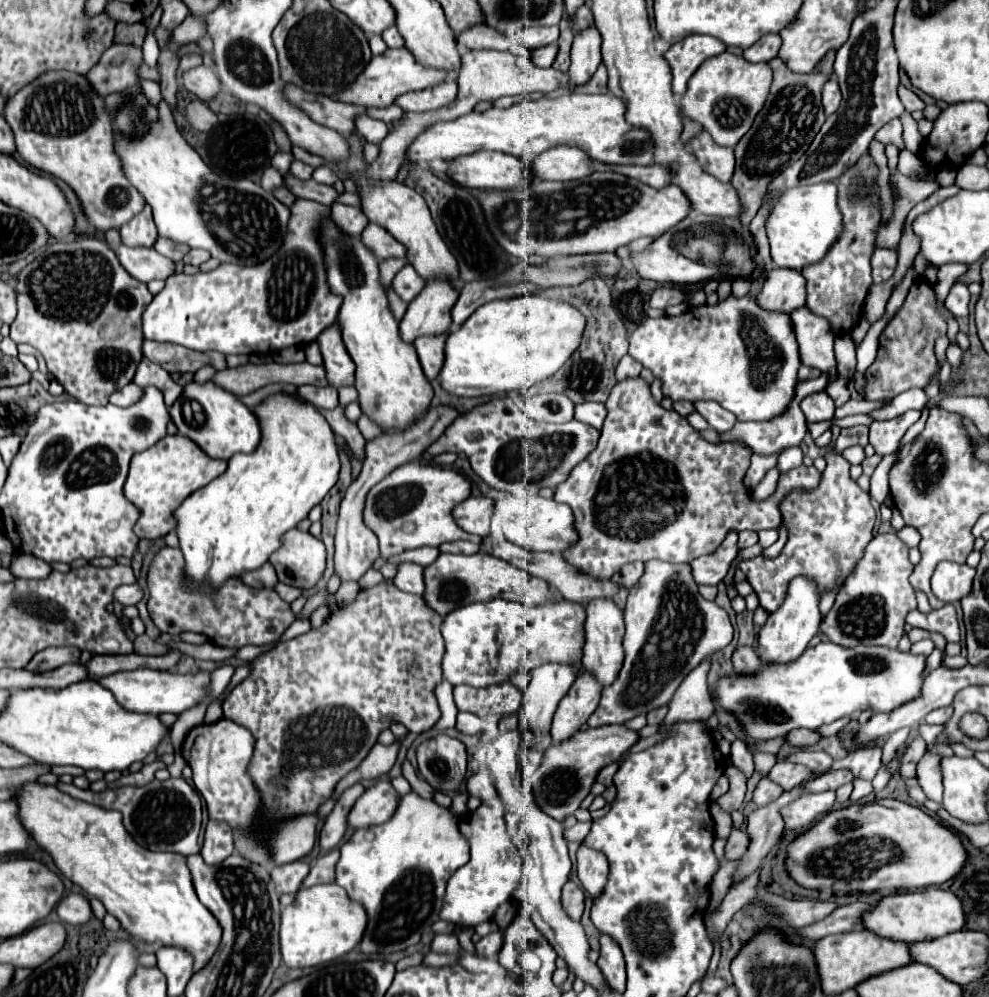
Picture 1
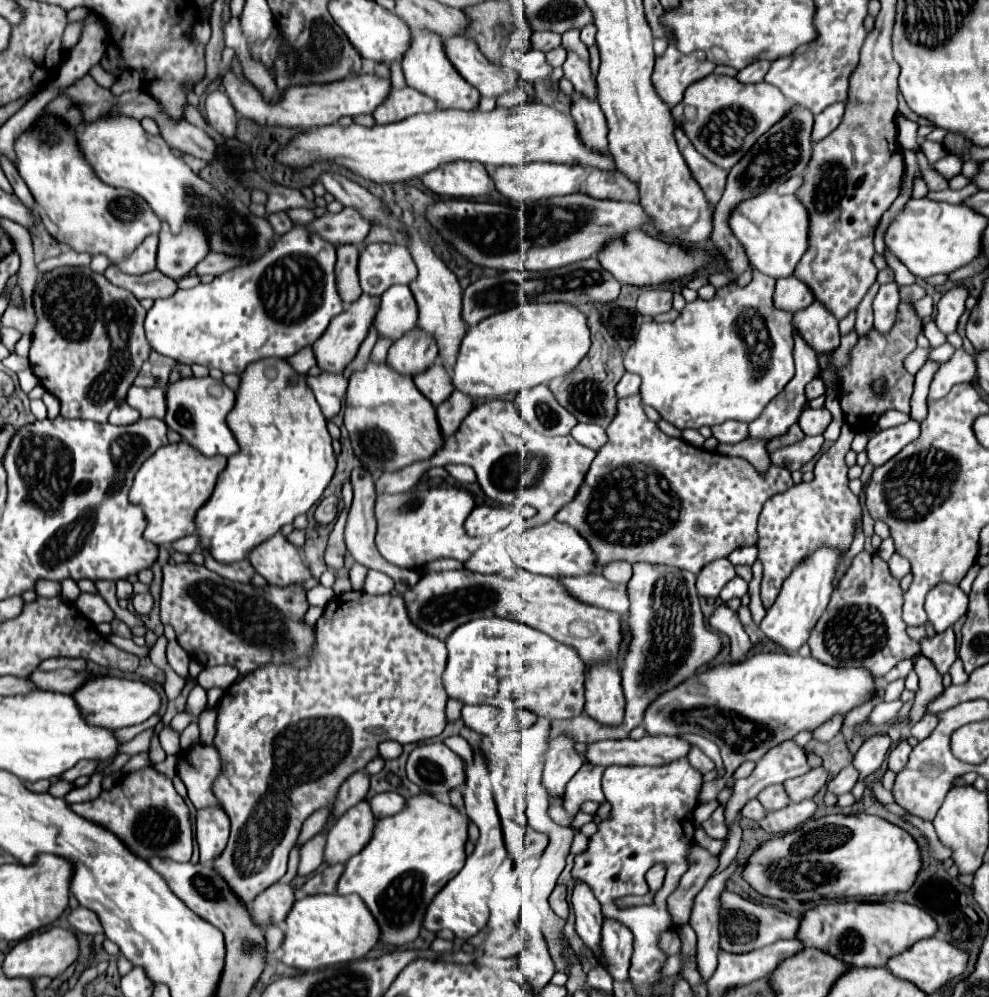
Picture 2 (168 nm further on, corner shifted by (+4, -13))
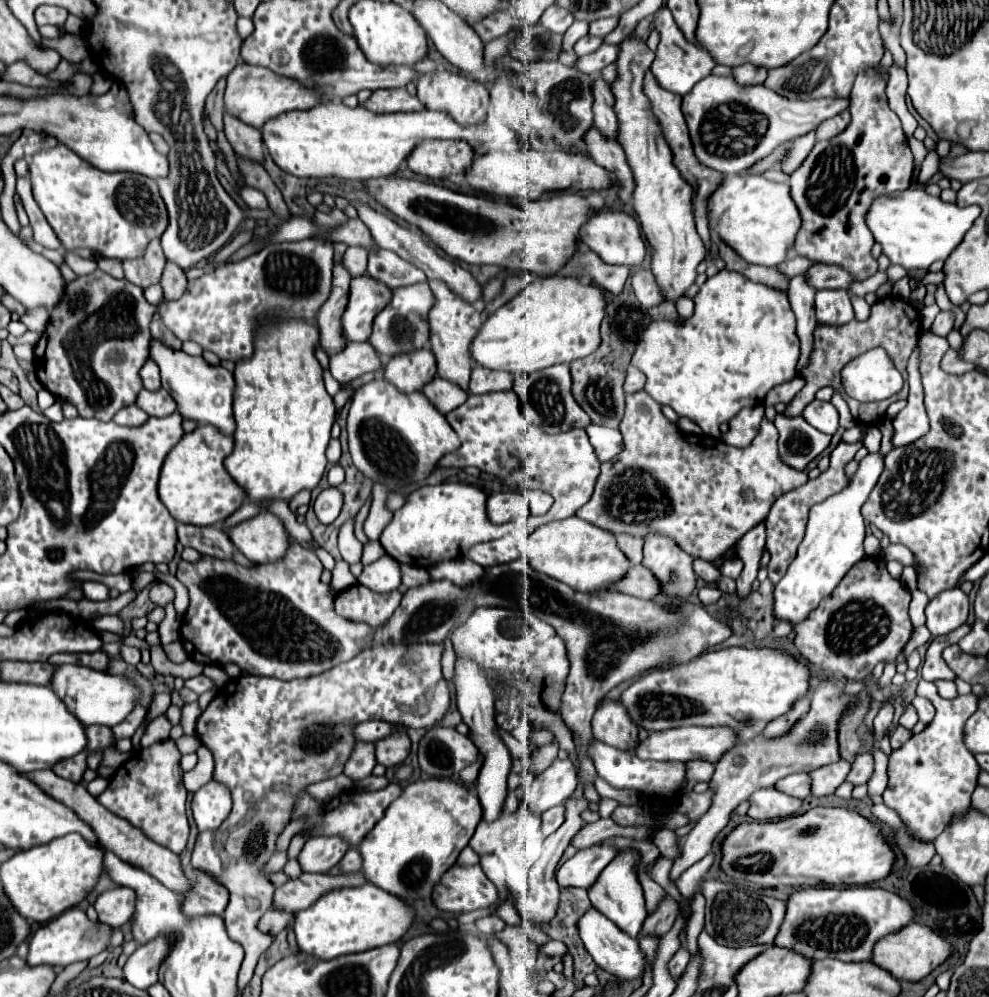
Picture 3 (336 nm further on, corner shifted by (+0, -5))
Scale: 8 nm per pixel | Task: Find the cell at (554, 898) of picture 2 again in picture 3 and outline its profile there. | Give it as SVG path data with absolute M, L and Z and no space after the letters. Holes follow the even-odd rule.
M590 846L578 850L556 870L556 882L560 888L590 888L600 872L614 860L616 848L612 846Z

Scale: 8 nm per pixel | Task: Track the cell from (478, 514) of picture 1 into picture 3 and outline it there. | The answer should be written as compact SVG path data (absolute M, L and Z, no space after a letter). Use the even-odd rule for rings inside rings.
M498 492L486 502L486 514L492 524L504 524L528 510L528 502L520 492Z

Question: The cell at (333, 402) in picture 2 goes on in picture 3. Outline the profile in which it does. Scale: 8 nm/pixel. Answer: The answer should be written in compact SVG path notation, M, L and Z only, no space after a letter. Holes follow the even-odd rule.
M368 342L350 344L344 350L340 350L338 354L330 356L330 374L340 384L358 378L364 372L378 370L380 366L382 366L382 362L380 362L376 350L372 348L372 344L368 344Z

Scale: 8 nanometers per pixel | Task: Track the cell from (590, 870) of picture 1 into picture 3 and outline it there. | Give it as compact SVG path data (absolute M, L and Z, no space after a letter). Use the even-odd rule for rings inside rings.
M590 906L584 916L578 922L578 930L580 930L580 938L586 946L586 950L590 952L590 956L594 958L594 962L604 968L606 972L610 972L612 976L616 976L618 980L632 980L640 974L644 974L644 966L646 960L640 952L638 940L626 936L616 924L612 924L612 920L608 920L606 916L602 916L602 912L598 912L594 906Z

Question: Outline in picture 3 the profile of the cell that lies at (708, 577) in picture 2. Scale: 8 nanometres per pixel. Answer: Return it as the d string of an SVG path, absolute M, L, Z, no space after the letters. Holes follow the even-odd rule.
M732 556L732 558L726 558L722 564L720 564L720 574L722 576L728 576L728 578L738 578L740 576L740 570L742 570L742 562L738 560L738 556Z

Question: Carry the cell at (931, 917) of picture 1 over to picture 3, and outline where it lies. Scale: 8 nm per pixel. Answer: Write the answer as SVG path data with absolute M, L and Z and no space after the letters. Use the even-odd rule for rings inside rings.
M806 888L788 898L786 920L774 944L794 948L810 960L838 958L842 962L862 962L872 960L874 944L878 940L900 932L914 922L914 916L916 910L910 900L882 888Z

